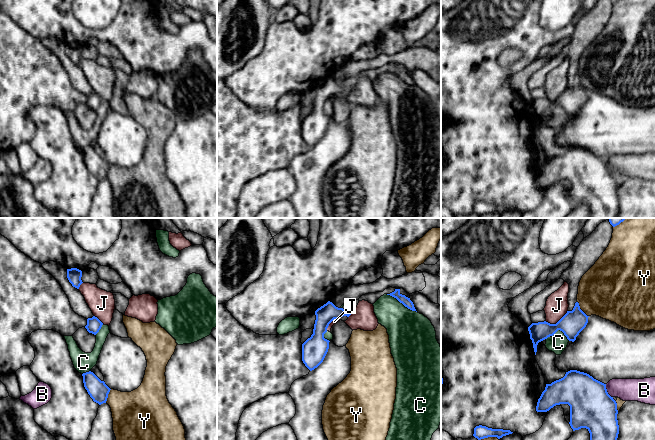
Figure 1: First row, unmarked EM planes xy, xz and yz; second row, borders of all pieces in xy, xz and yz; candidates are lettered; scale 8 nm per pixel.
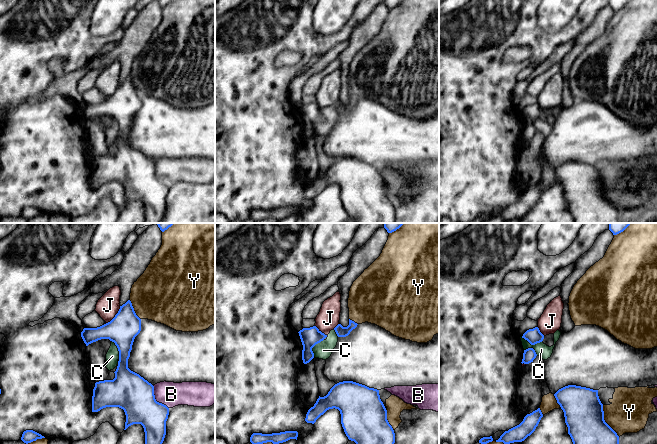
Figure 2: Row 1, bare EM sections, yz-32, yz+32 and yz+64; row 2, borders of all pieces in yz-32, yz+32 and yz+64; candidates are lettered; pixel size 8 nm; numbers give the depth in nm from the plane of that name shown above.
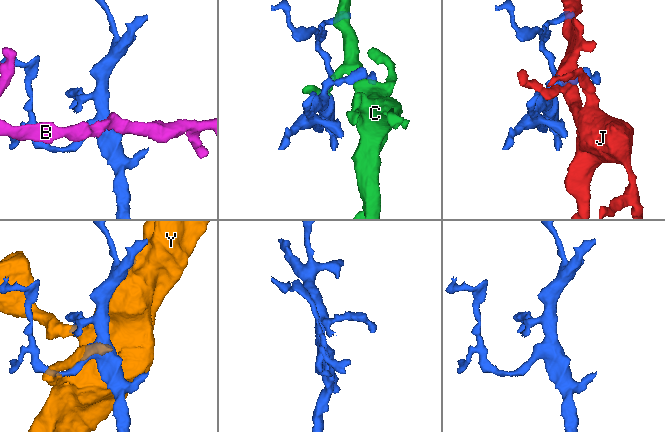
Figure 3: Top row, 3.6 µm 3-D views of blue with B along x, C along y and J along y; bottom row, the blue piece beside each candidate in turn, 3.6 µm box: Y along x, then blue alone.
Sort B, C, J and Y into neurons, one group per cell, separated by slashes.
B / C / J / Y

